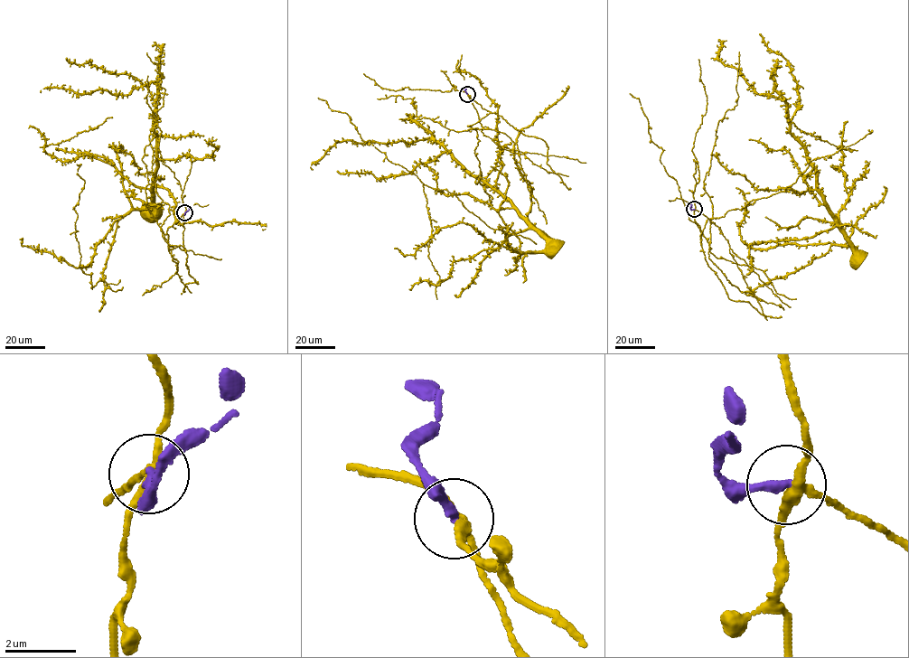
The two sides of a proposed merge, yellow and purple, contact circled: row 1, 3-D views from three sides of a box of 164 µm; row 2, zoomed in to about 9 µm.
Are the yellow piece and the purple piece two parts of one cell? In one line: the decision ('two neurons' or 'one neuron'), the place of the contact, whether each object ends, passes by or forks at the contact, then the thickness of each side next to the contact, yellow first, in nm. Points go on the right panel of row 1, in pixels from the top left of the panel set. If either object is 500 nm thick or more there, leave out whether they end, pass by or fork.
one neuron; at (694, 209); yellow forks there; purple ends there; 240 nm thick on the yellow side, 280 nm on the other

